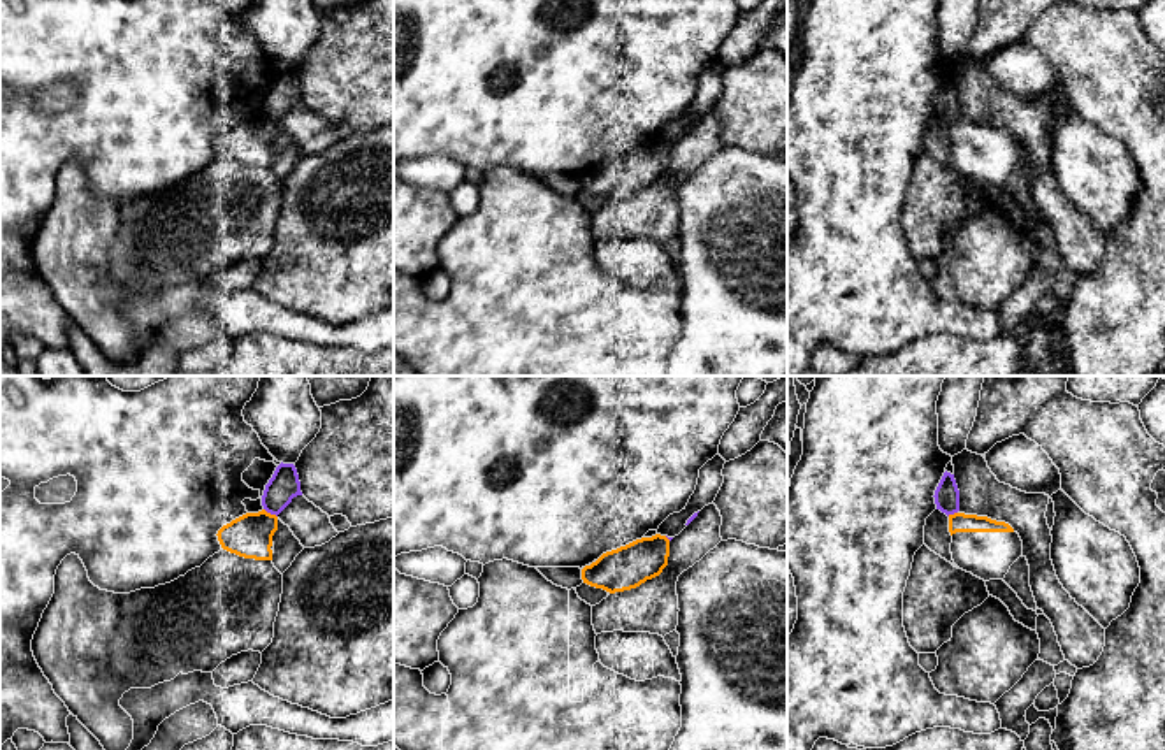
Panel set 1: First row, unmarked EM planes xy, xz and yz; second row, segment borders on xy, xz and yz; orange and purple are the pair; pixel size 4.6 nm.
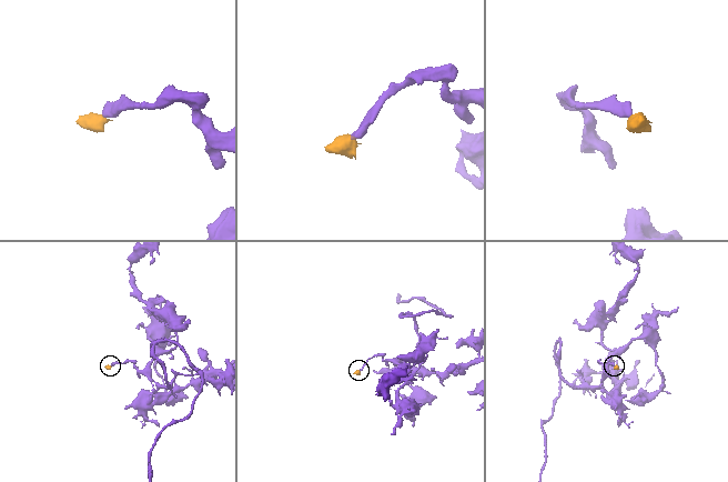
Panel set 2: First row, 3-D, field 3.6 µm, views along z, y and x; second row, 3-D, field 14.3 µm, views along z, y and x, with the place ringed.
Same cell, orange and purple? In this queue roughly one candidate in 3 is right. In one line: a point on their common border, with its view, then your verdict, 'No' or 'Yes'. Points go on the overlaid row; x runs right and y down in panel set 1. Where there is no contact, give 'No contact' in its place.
Touches orange at xy (269, 513). No

